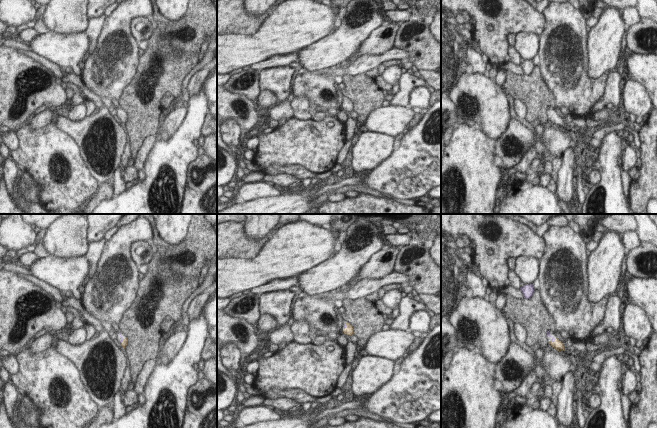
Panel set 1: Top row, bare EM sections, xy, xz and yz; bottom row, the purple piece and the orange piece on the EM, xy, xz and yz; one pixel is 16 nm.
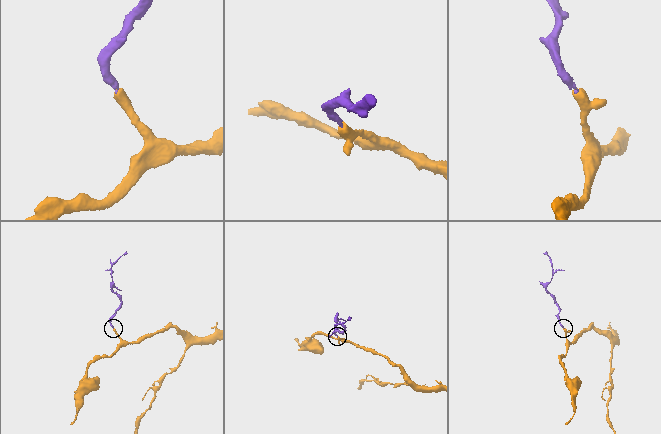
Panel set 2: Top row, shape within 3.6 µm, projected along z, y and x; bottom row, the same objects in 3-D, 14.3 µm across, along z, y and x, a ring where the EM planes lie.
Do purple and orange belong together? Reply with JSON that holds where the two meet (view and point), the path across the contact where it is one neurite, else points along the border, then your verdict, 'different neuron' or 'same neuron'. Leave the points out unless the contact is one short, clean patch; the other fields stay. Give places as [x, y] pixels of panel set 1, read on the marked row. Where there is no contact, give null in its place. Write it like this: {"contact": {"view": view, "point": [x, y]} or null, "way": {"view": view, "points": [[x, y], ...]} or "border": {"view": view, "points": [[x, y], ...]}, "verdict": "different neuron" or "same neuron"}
{"contact": {"view": "yz", "point": [553, 341]}, "way": {"view": "yz", "points": [[548, 332], [553, 341], [558, 345]]}, "verdict": "same neuron"}

